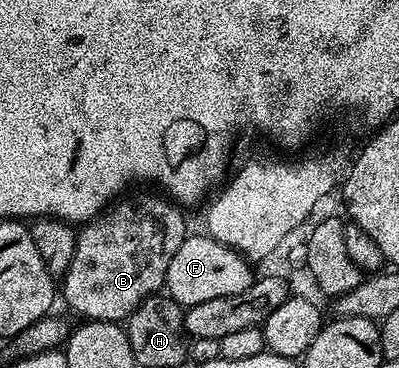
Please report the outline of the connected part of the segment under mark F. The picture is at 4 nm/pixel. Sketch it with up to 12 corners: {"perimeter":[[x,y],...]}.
{"perimeter":[[190,233],[168,264],[164,291],[184,309],[236,297],[251,260]]}

